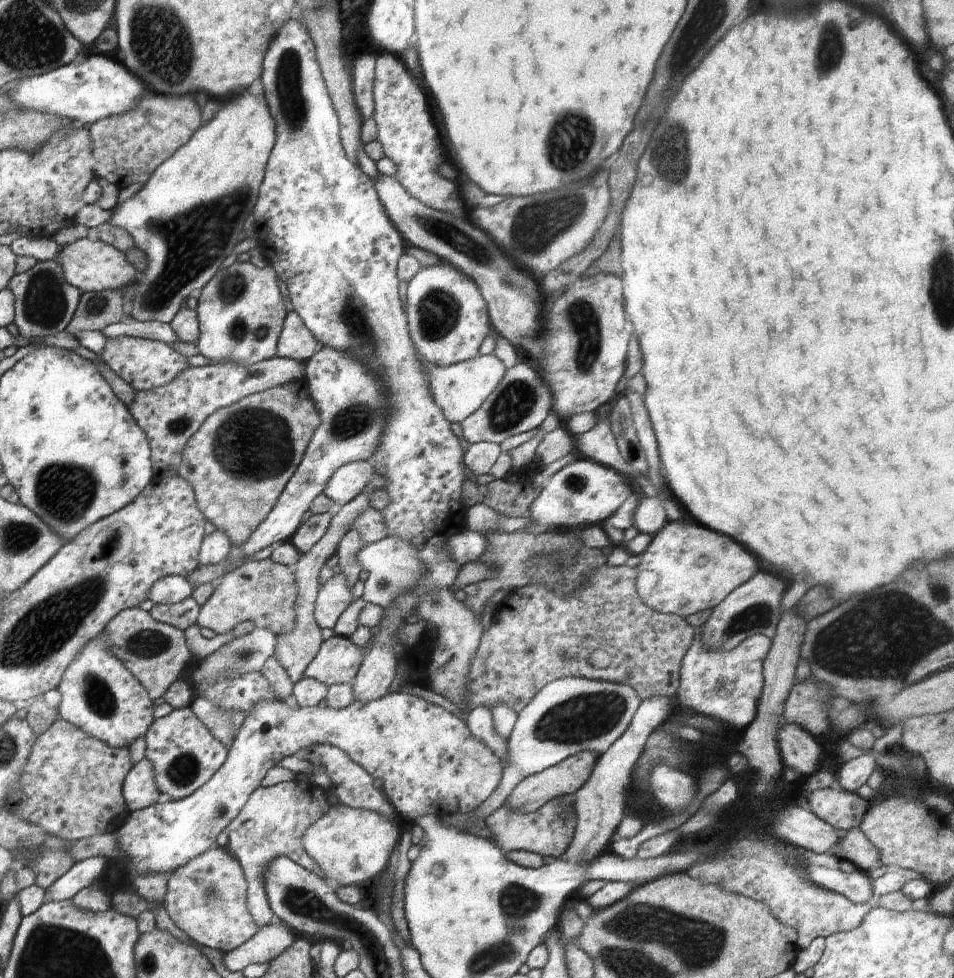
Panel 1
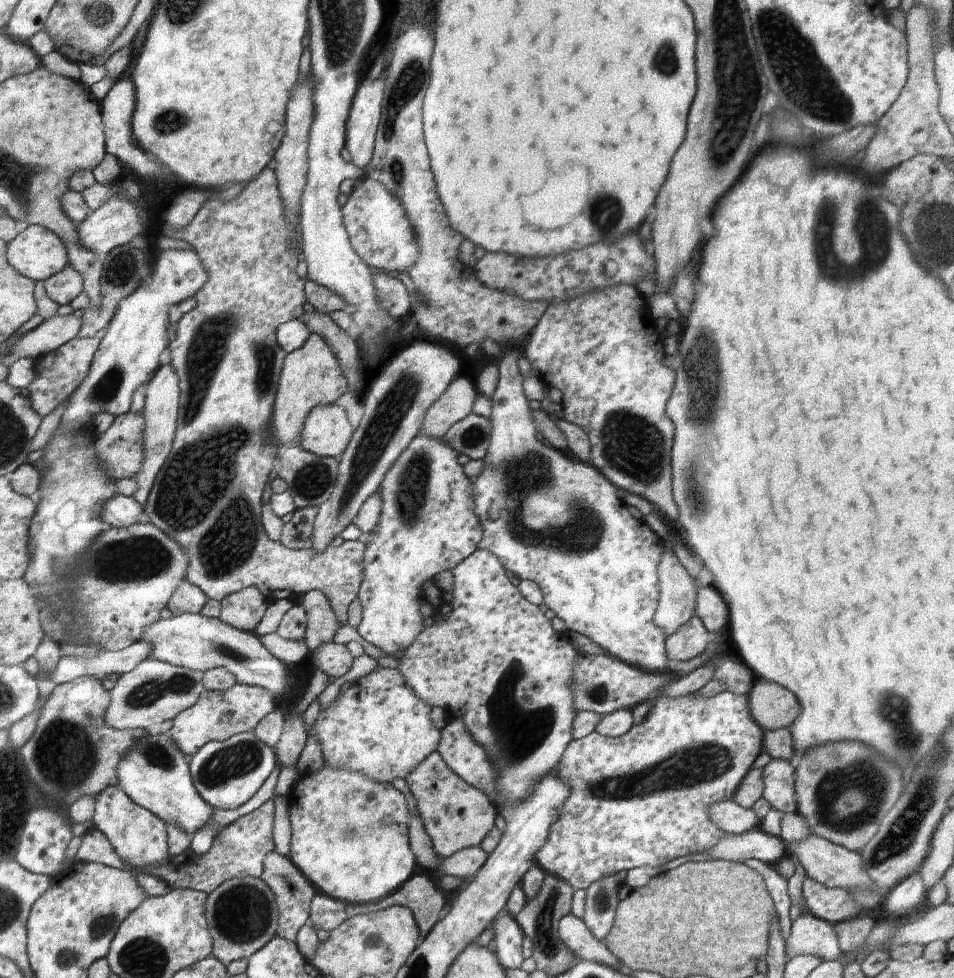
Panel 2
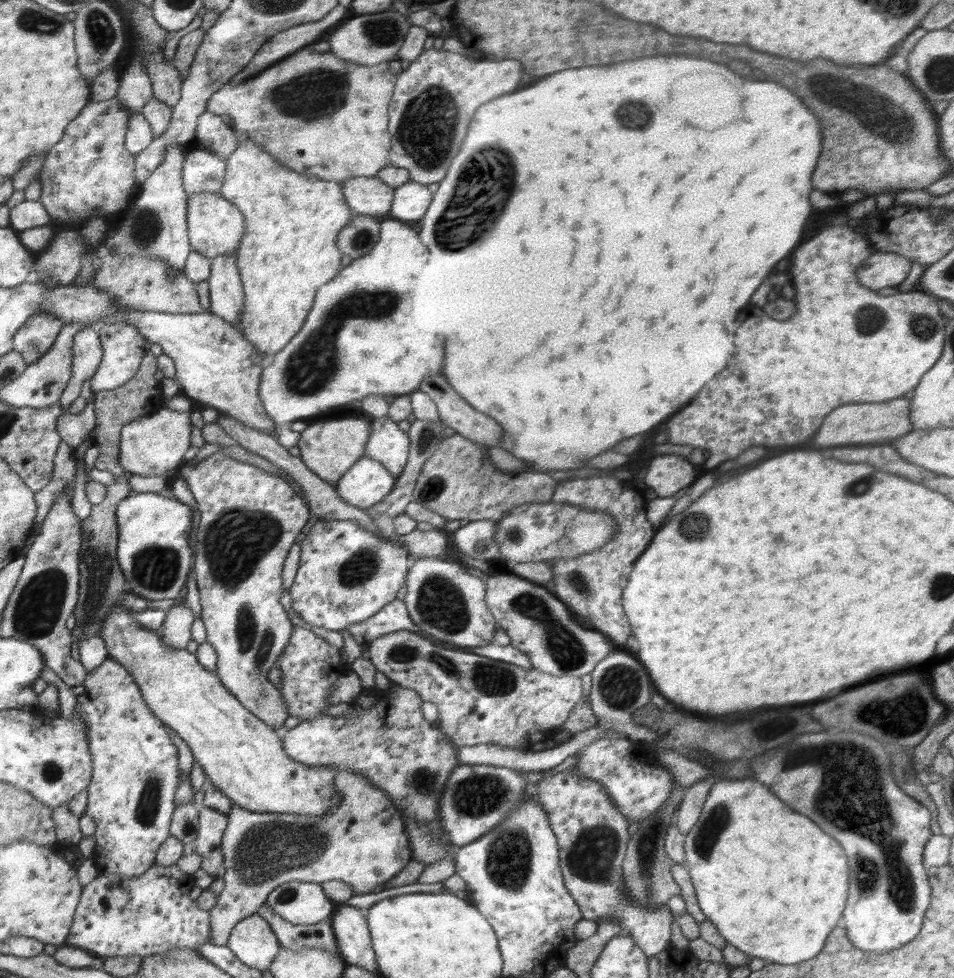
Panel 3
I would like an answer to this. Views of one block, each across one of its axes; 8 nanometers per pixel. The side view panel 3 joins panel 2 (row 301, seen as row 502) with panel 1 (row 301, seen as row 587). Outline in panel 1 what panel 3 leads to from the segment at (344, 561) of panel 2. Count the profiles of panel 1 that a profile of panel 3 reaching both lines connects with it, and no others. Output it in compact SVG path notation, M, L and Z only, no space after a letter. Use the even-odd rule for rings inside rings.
M235 261L218 271L200 292L195 308L200 327L196 346L202 356L249 368L277 355L277 342L287 312L272 266L259 268L250 261Z

